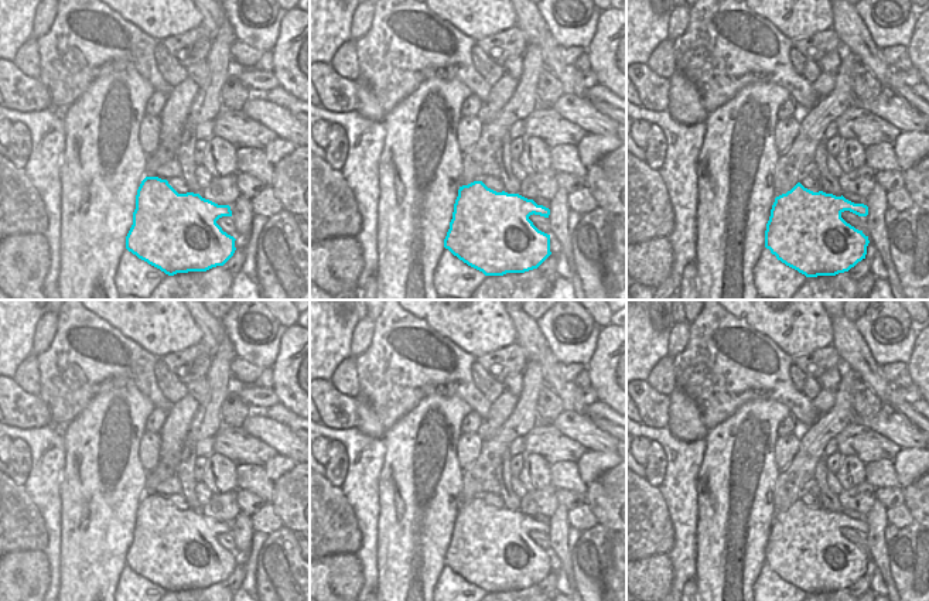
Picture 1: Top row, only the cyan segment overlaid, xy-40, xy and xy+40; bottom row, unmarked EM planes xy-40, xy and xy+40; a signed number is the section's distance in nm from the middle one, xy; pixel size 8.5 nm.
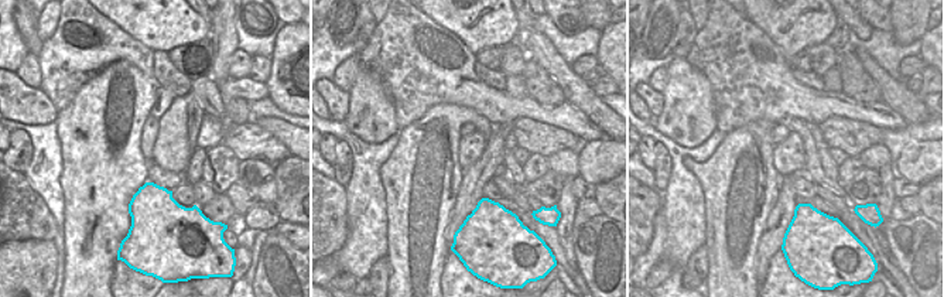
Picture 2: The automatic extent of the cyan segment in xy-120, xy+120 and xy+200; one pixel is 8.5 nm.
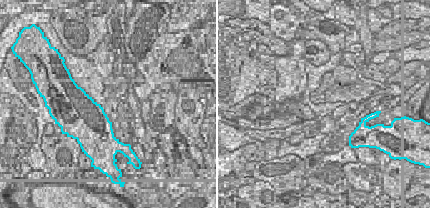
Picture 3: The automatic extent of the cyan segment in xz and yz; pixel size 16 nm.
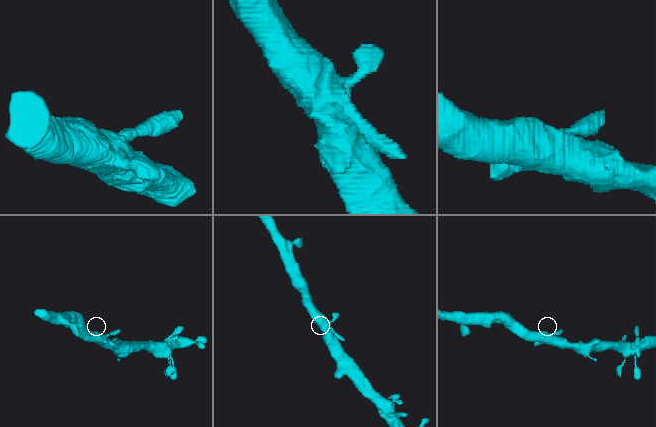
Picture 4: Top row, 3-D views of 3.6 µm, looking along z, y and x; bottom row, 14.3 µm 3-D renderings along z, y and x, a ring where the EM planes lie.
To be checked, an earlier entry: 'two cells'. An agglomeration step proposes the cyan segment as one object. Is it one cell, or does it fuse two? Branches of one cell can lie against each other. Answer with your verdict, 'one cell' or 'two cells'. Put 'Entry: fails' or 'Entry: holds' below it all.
one cell
Entry: fails

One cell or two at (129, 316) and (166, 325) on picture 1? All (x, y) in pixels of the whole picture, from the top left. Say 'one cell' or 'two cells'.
one cell

